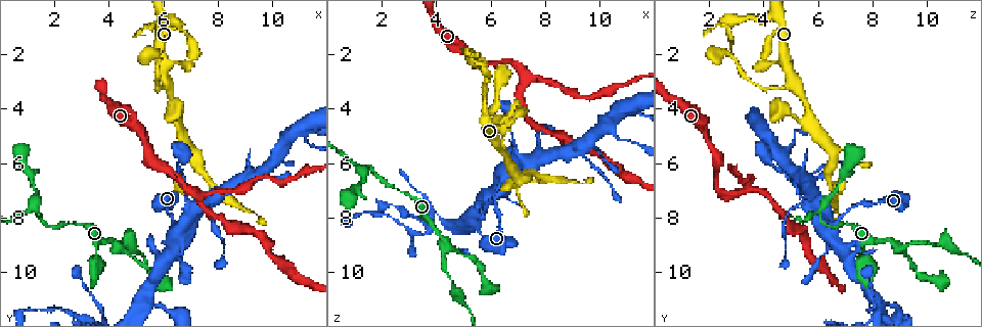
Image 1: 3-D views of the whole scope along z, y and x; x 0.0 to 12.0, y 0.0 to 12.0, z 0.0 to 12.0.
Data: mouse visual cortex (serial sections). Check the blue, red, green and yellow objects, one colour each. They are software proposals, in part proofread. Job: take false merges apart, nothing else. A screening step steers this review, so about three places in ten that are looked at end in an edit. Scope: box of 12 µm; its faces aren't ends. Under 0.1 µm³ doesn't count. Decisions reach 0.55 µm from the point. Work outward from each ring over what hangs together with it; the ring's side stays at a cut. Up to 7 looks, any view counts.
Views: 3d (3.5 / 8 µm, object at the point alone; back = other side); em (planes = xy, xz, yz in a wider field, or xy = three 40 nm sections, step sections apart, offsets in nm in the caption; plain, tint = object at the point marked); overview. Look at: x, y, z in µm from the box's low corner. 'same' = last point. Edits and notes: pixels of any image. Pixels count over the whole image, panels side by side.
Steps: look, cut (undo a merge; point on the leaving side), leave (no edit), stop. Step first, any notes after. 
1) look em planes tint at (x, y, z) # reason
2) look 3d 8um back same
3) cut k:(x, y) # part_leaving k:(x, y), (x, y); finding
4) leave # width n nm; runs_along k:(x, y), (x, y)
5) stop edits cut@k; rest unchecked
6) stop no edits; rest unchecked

look 3d 3.5um at (6.1, 3.0, 5.1) # calibre changes

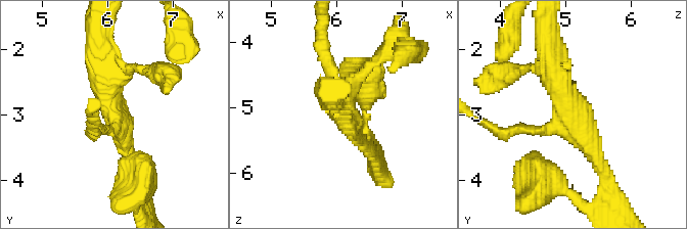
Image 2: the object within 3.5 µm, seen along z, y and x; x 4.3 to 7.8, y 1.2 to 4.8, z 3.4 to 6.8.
look em planes tint at (6.05, 2.95, 5.05)

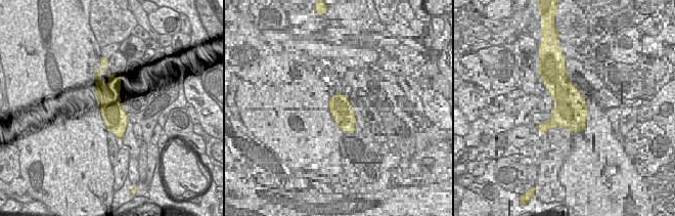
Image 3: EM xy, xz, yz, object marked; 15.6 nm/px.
leave # arms 3; arm_widths 150, 250, 400 nm; runs_along 2:(548, 51), (551, 77), (603, 168); one cell here

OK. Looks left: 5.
look 3d 8um at (10.3, 5.7, 4.7)

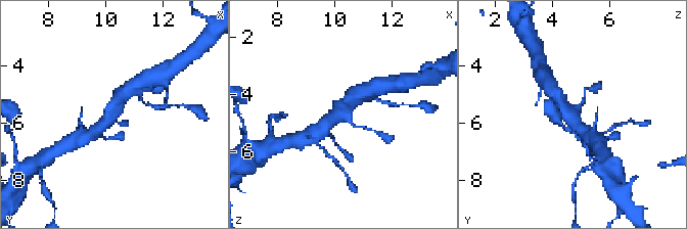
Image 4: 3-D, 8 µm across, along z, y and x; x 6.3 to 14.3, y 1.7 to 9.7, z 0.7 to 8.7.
look 3d 3.5um at (10.2, 5.8, 4.7)

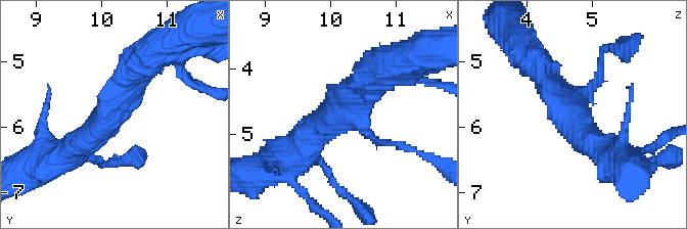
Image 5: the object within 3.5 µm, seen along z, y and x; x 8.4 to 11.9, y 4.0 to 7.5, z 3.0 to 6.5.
look em xy step 2 tint at (10.20, 5.75, 4.70) # arms 3; arm_widths 150, 350, 450 nm; now the EM

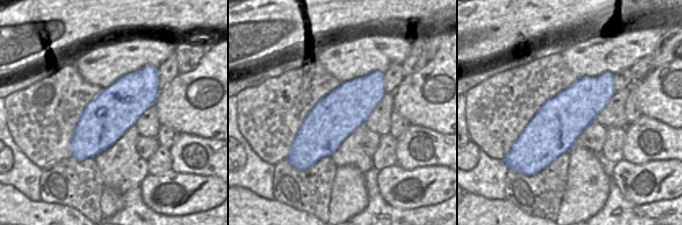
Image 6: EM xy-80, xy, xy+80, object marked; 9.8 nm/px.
leave # runs_along 5:(606, 150), (585, 135), (533, 59); all the same cell

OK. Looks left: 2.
look 3d 3.5um at (7.6, 7.3, 6.7) # narrows sharply

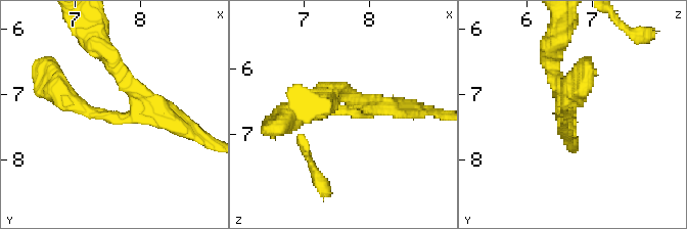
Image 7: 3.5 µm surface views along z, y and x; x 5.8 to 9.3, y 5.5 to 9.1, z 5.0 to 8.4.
look em xy step 2 tint at (7.70, 7.30, 6.65)

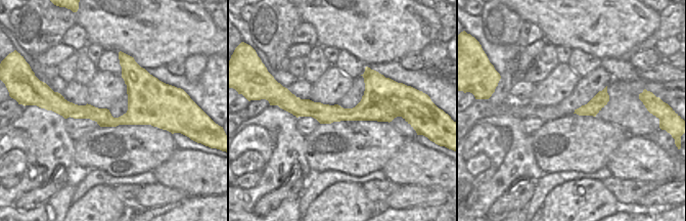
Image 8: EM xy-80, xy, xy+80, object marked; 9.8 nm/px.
leave # runs_along 8:(289, 102), (324, 114), (396, 114); one cell here

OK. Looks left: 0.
stop no edits; rest unchecked

